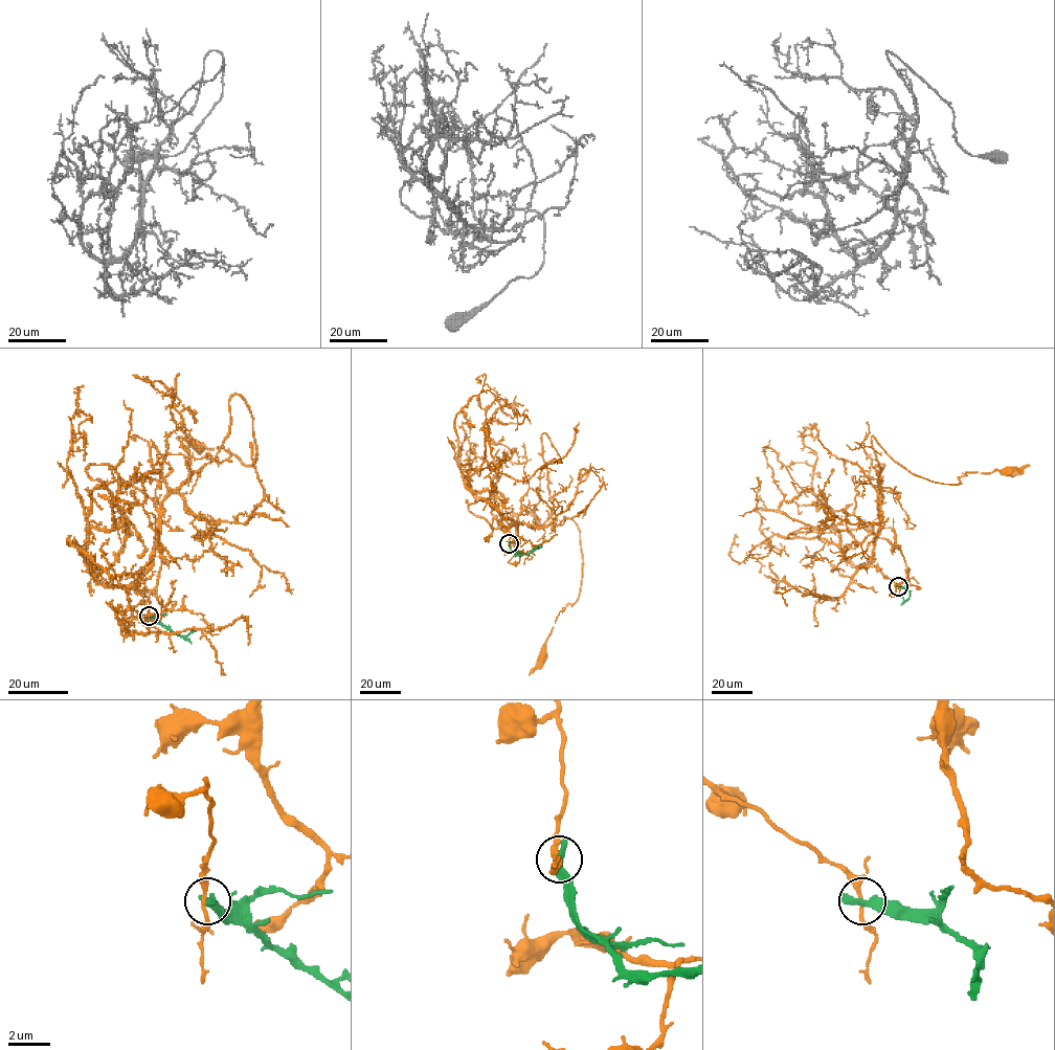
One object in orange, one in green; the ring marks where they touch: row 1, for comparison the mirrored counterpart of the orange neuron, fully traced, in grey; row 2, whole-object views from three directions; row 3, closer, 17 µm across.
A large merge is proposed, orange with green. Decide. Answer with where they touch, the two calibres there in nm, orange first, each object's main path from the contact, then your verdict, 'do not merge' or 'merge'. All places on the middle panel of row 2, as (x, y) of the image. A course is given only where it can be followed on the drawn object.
(509, 543) | 200/440 nm | orange via (509, 543), (501, 517), (545, 527), (562, 524), (564, 516), (579, 531), (578, 599), (559, 612), (542, 656) | green via (509, 543), (516, 555), (526, 555), (541, 545) | do not merge

